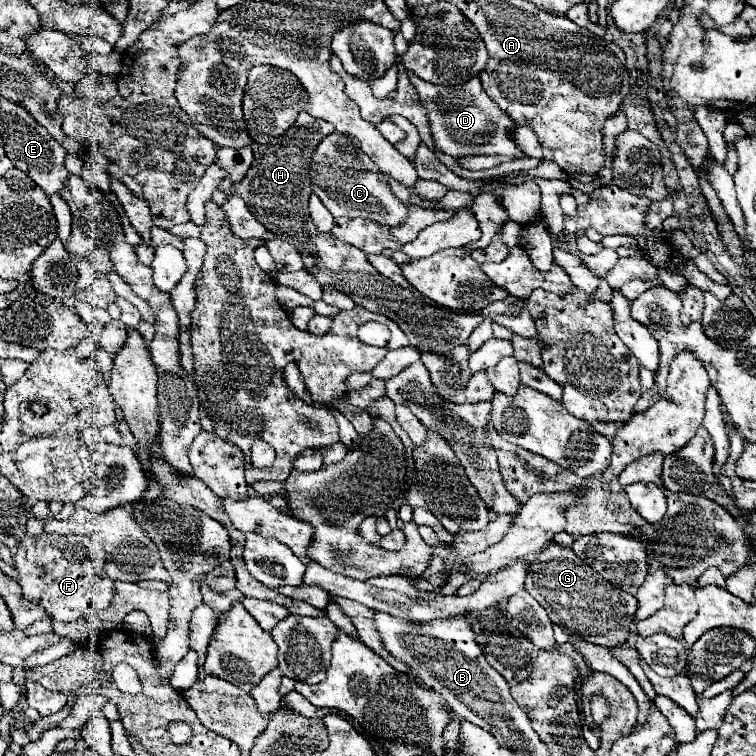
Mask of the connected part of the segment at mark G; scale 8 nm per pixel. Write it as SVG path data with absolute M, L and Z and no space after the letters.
M550 542L536 556L536 560L530 564L528 574L526 574L526 590L544 606L550 620L554 624L558 624L568 636L578 636L578 638L598 644L598 646L620 646L620 644L628 642L630 624L636 616L636 598L632 594L612 586L610 582L606 582L606 578L596 574L596 570L592 570L588 564L584 564L584 560L576 558L574 550L570 550L568 546Z

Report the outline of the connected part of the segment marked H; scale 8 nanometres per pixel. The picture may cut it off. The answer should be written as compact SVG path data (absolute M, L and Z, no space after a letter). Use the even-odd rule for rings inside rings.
M300 112L296 122L280 138L272 138L272 142L268 144L252 144L254 162L248 174L244 176L244 180L236 182L232 190L240 194L240 198L246 202L248 210L260 224L264 224L268 230L276 232L276 236L288 240L290 244L296 246L296 250L300 250L304 258L304 270L308 270L320 282L320 286L326 284L334 286L336 290L348 294L356 304L364 306L366 310L380 312L390 320L394 320L400 326L400 330L408 336L410 346L419 348L421 360L432 376L436 392L442 398L458 404L466 400L468 402L492 400L496 390L488 382L484 372L476 372L472 376L472 370L468 366L470 350L464 344L470 332L484 320L482 314L462 314L420 300L418 296L412 294L410 288L402 288L392 280L384 278L368 262L366 254L360 248L352 244L344 244L336 240L332 234L320 234L316 230L308 212L308 198L312 194L308 166L316 146L322 142L322 138L326 138L332 132L334 126L330 122L312 118L308 112ZM464 388L466 388L466 398L464 398Z

